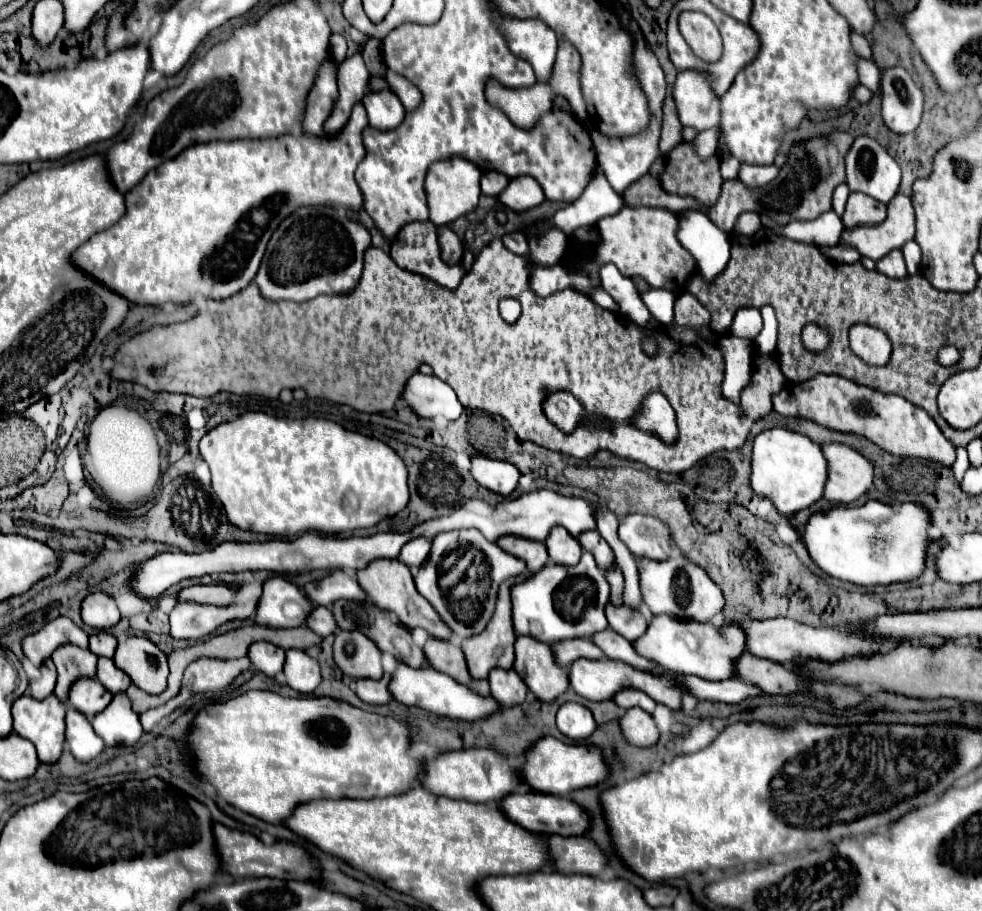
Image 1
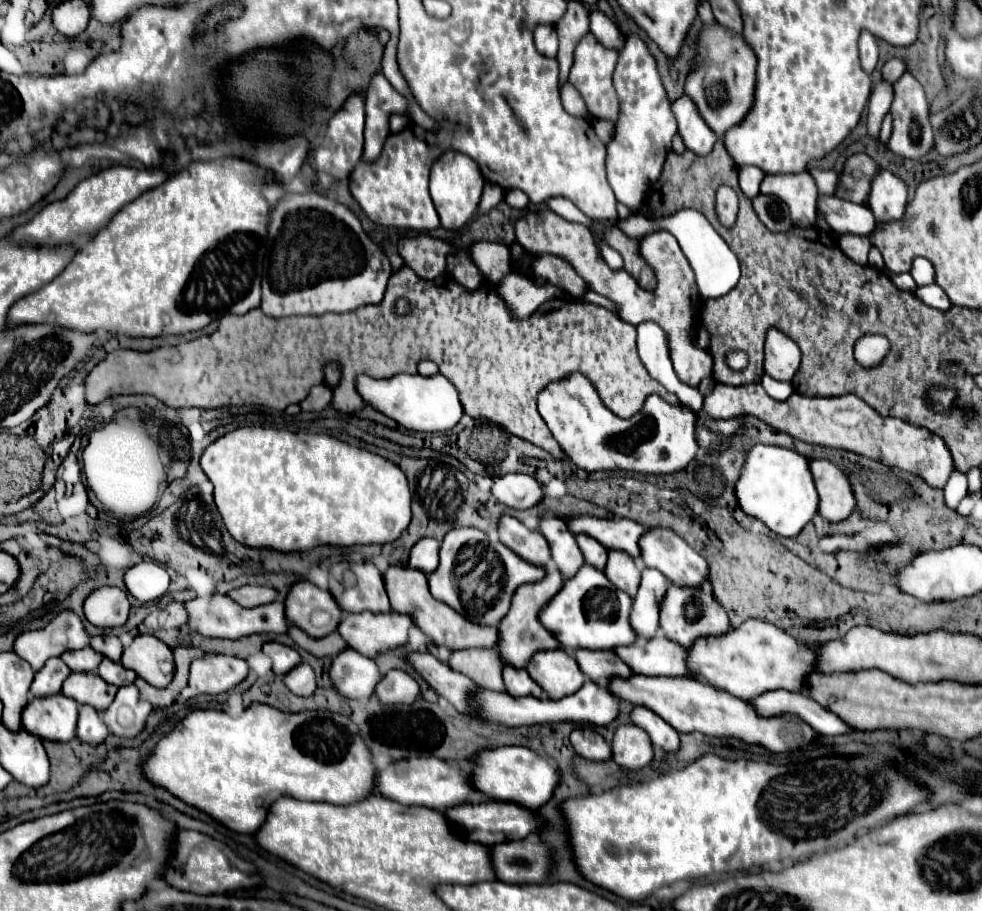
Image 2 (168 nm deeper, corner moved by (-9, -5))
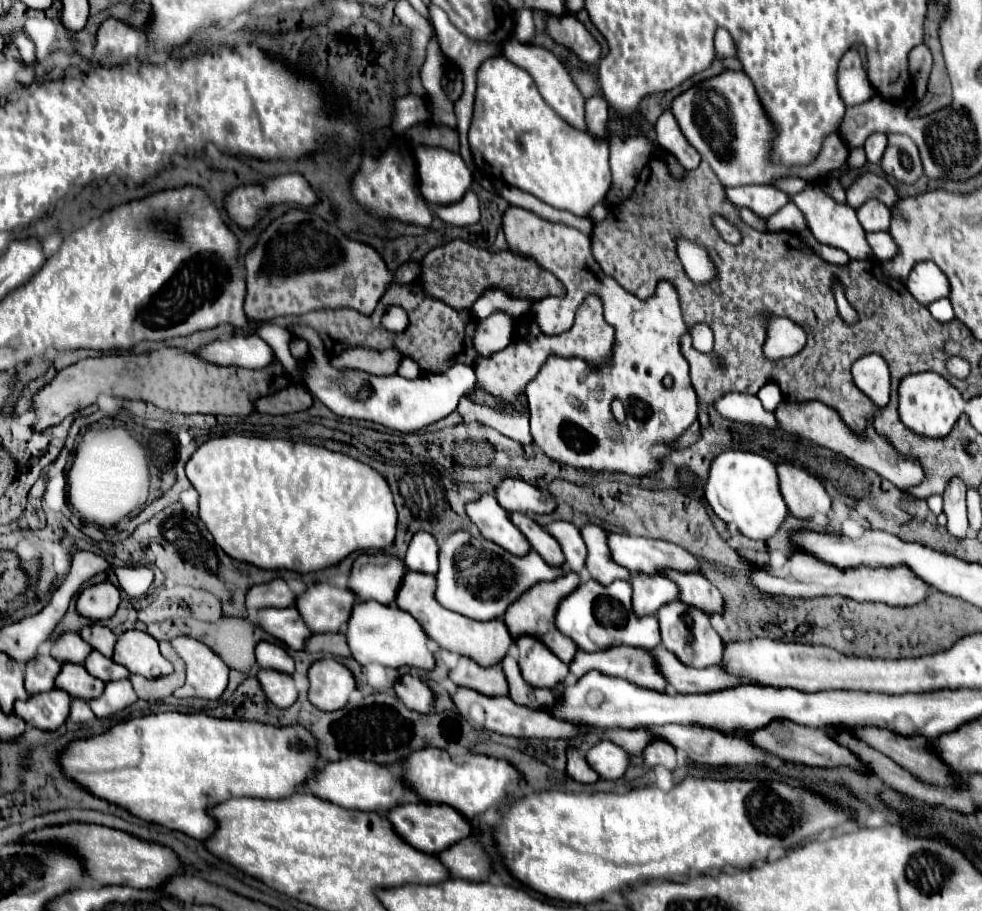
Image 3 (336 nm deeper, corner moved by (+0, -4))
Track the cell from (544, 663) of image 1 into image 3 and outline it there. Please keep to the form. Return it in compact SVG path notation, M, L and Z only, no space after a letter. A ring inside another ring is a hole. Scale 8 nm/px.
M520 636L516 640L520 650L522 676L530 680L536 688L556 688L568 676L568 666L558 660L558 656L536 636Z

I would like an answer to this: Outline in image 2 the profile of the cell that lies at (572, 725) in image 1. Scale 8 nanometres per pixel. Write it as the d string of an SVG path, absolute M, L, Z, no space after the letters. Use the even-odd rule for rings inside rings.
M579 727L571 731L571 745L577 751L577 755L593 761L607 761L611 757L611 747L605 741L601 733L595 729Z

